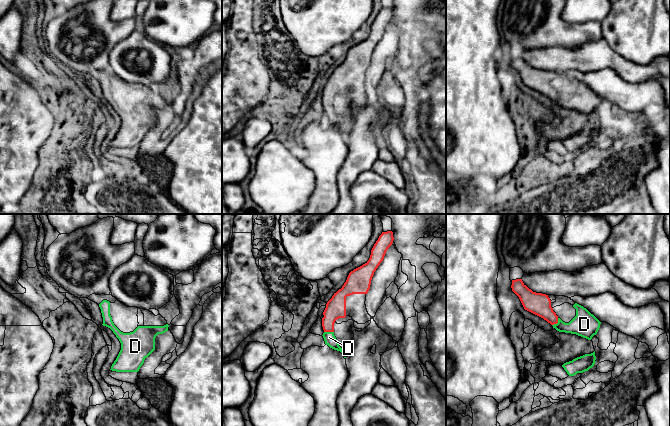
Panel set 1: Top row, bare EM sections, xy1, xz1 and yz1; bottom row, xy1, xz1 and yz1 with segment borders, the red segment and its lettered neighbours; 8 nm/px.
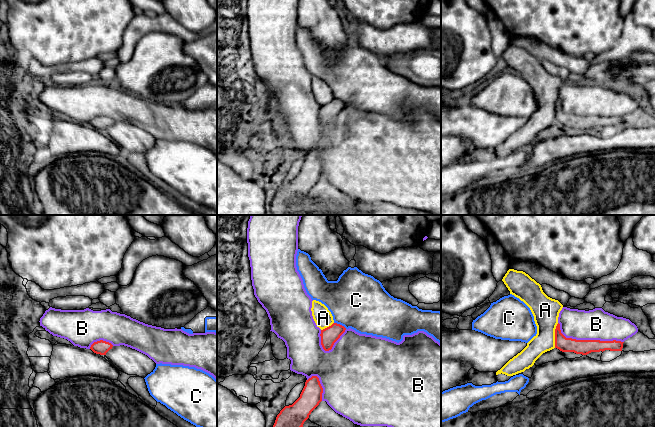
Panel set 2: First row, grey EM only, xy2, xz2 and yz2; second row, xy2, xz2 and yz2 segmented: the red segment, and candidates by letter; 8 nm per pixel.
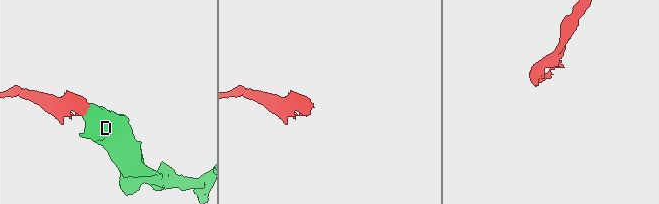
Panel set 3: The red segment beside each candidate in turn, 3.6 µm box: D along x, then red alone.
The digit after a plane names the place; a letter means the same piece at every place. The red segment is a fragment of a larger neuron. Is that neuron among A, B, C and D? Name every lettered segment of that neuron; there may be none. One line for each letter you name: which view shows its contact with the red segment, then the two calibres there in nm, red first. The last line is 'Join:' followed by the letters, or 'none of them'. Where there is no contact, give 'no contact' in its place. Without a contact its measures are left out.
D: contact in yz1; calibres 180 and 200 nm
Join: D

